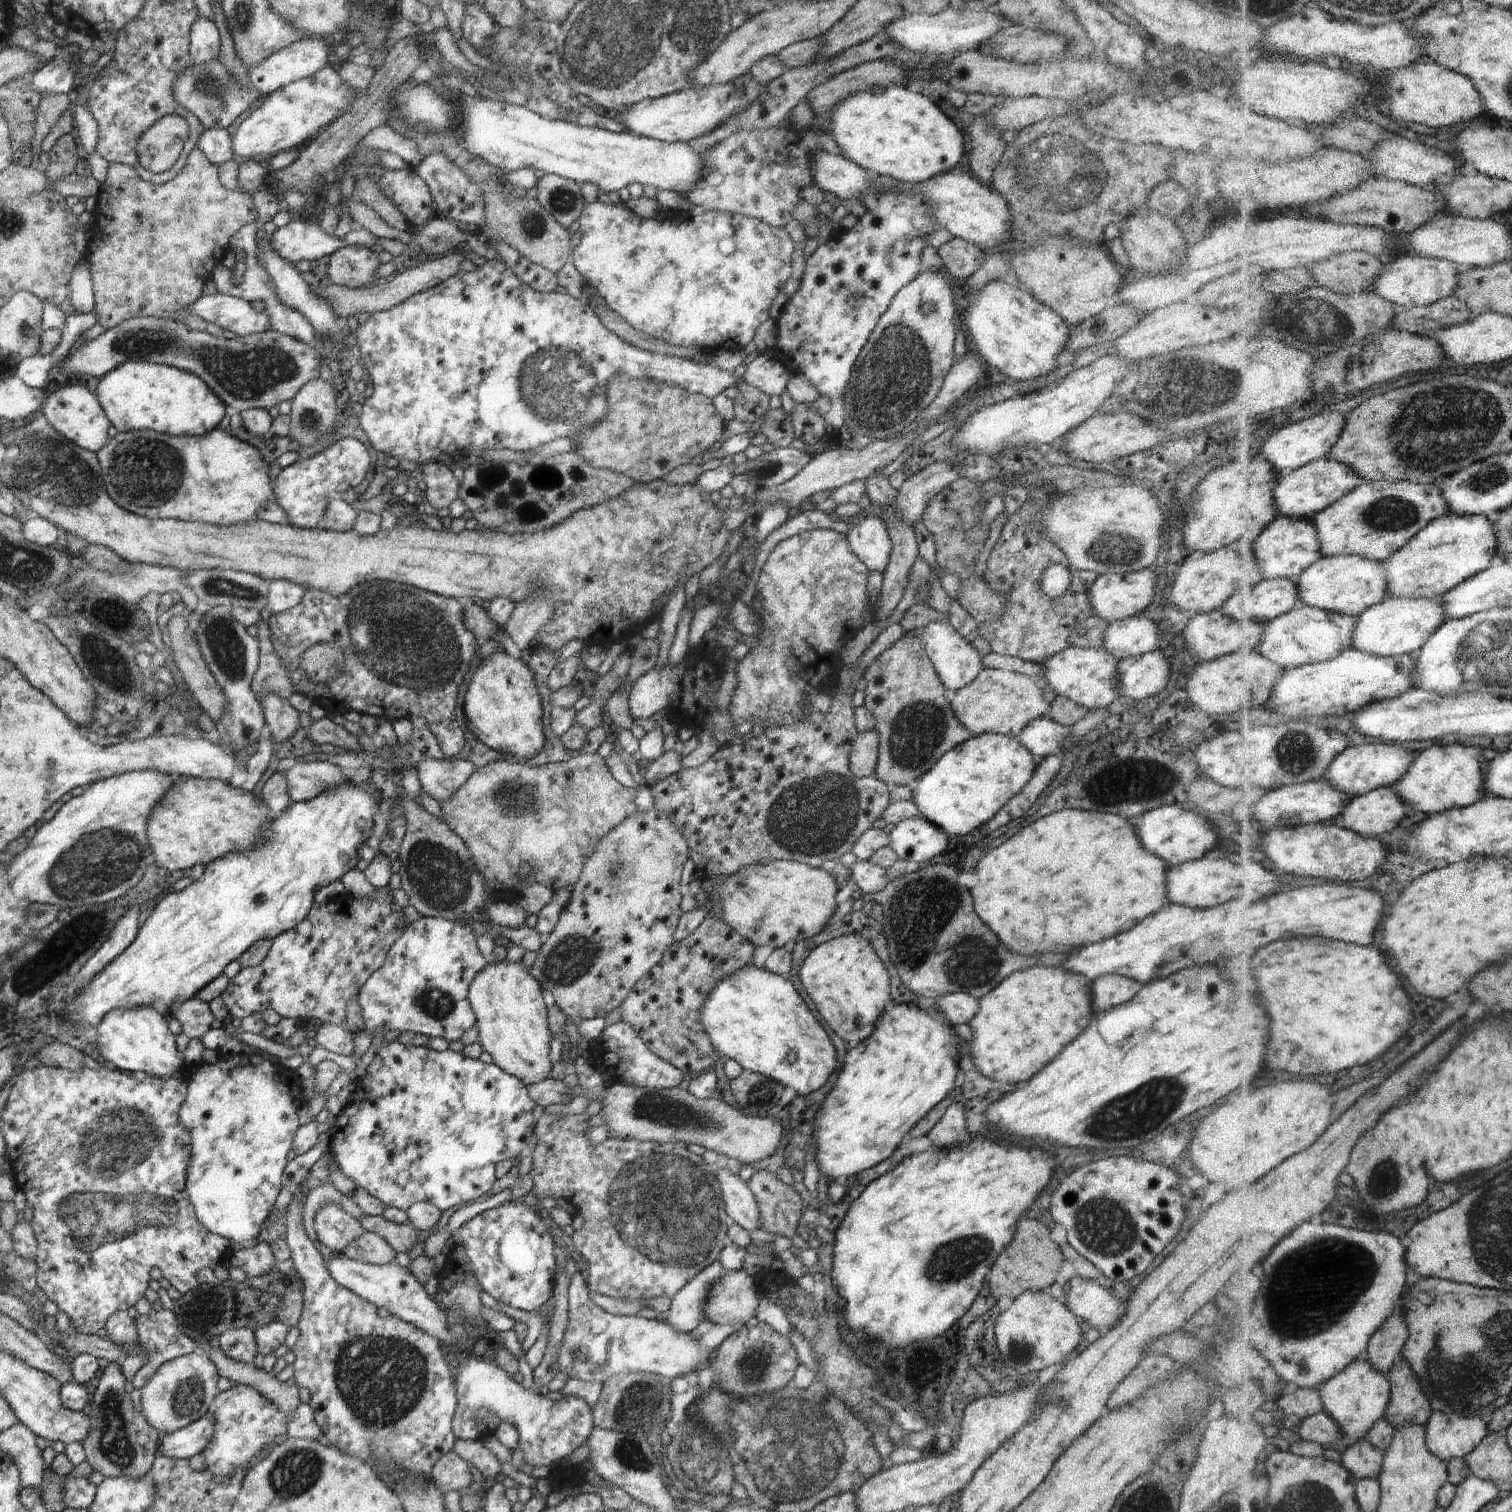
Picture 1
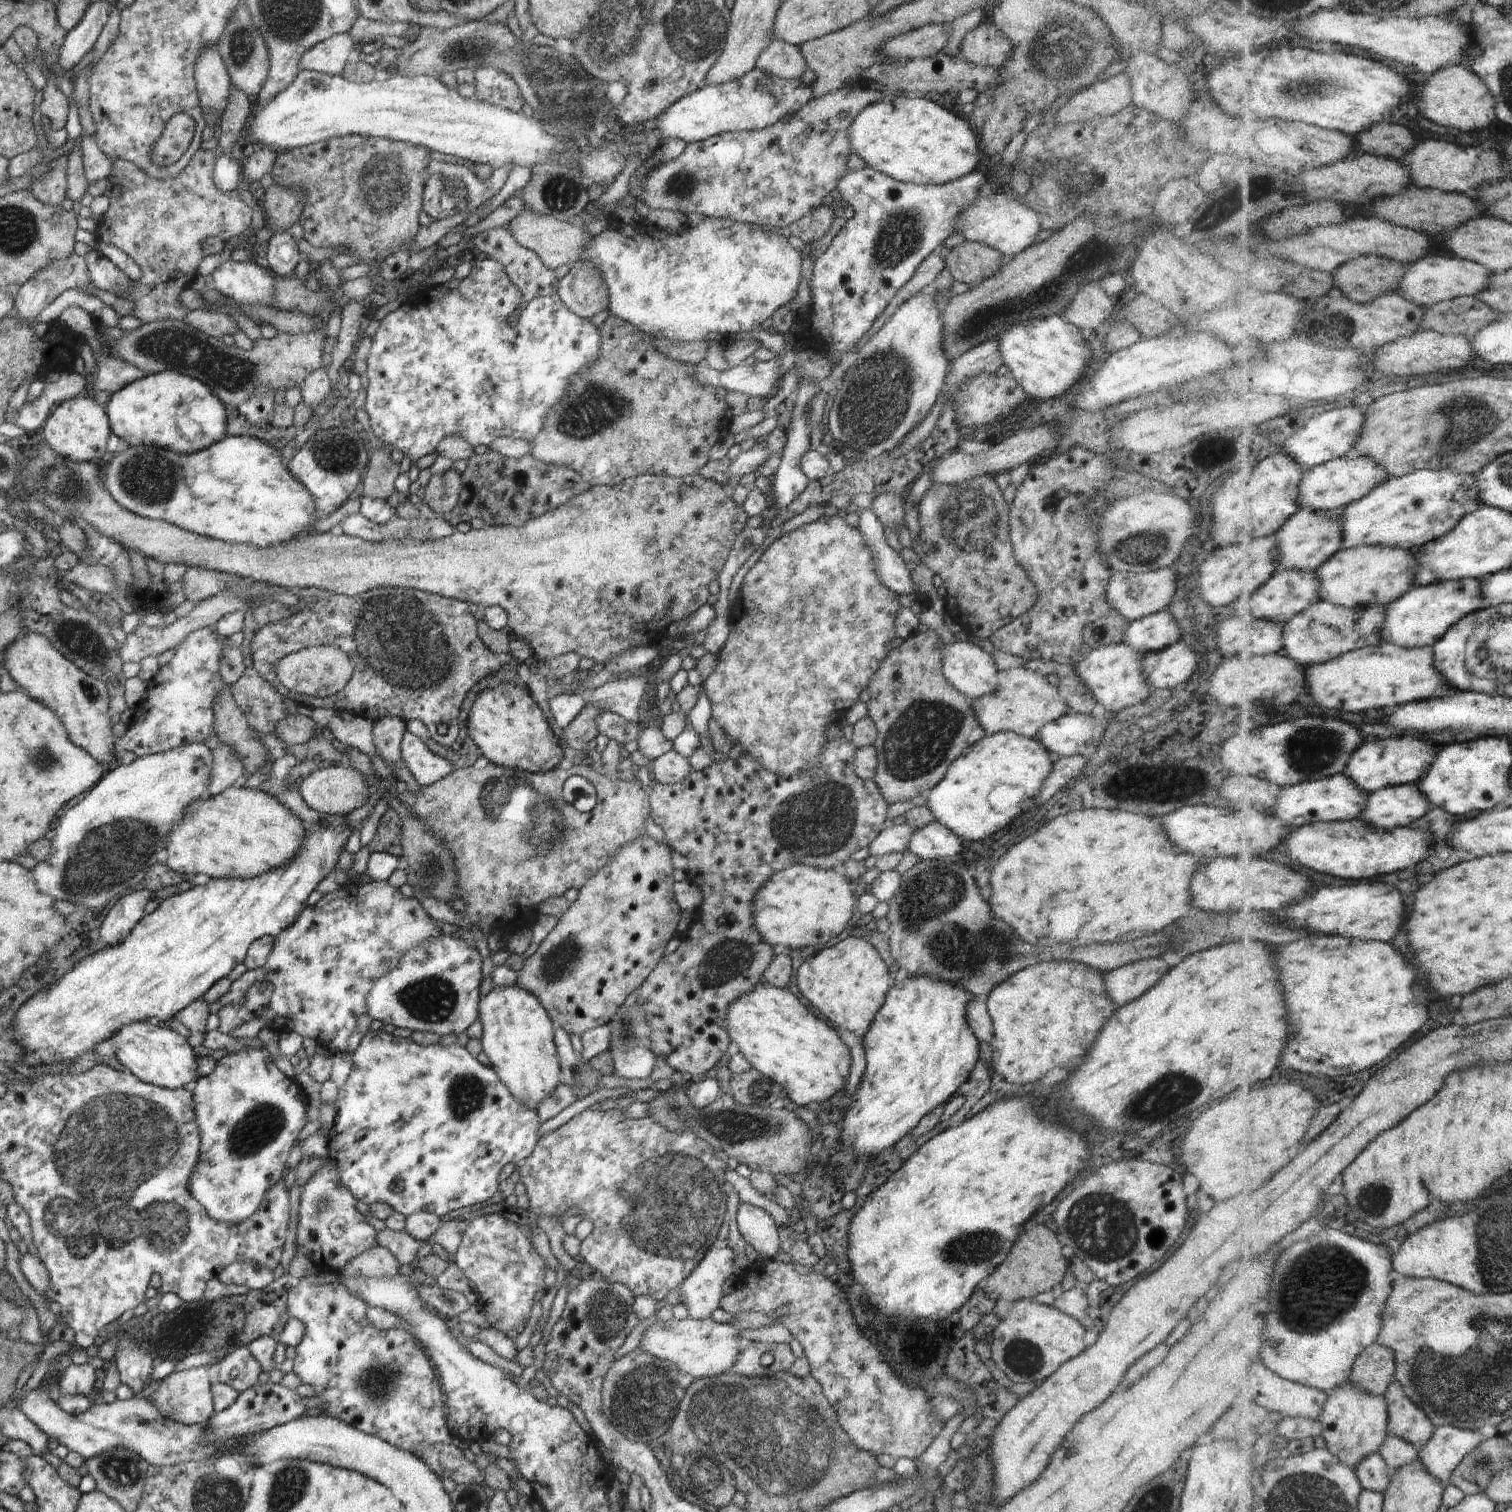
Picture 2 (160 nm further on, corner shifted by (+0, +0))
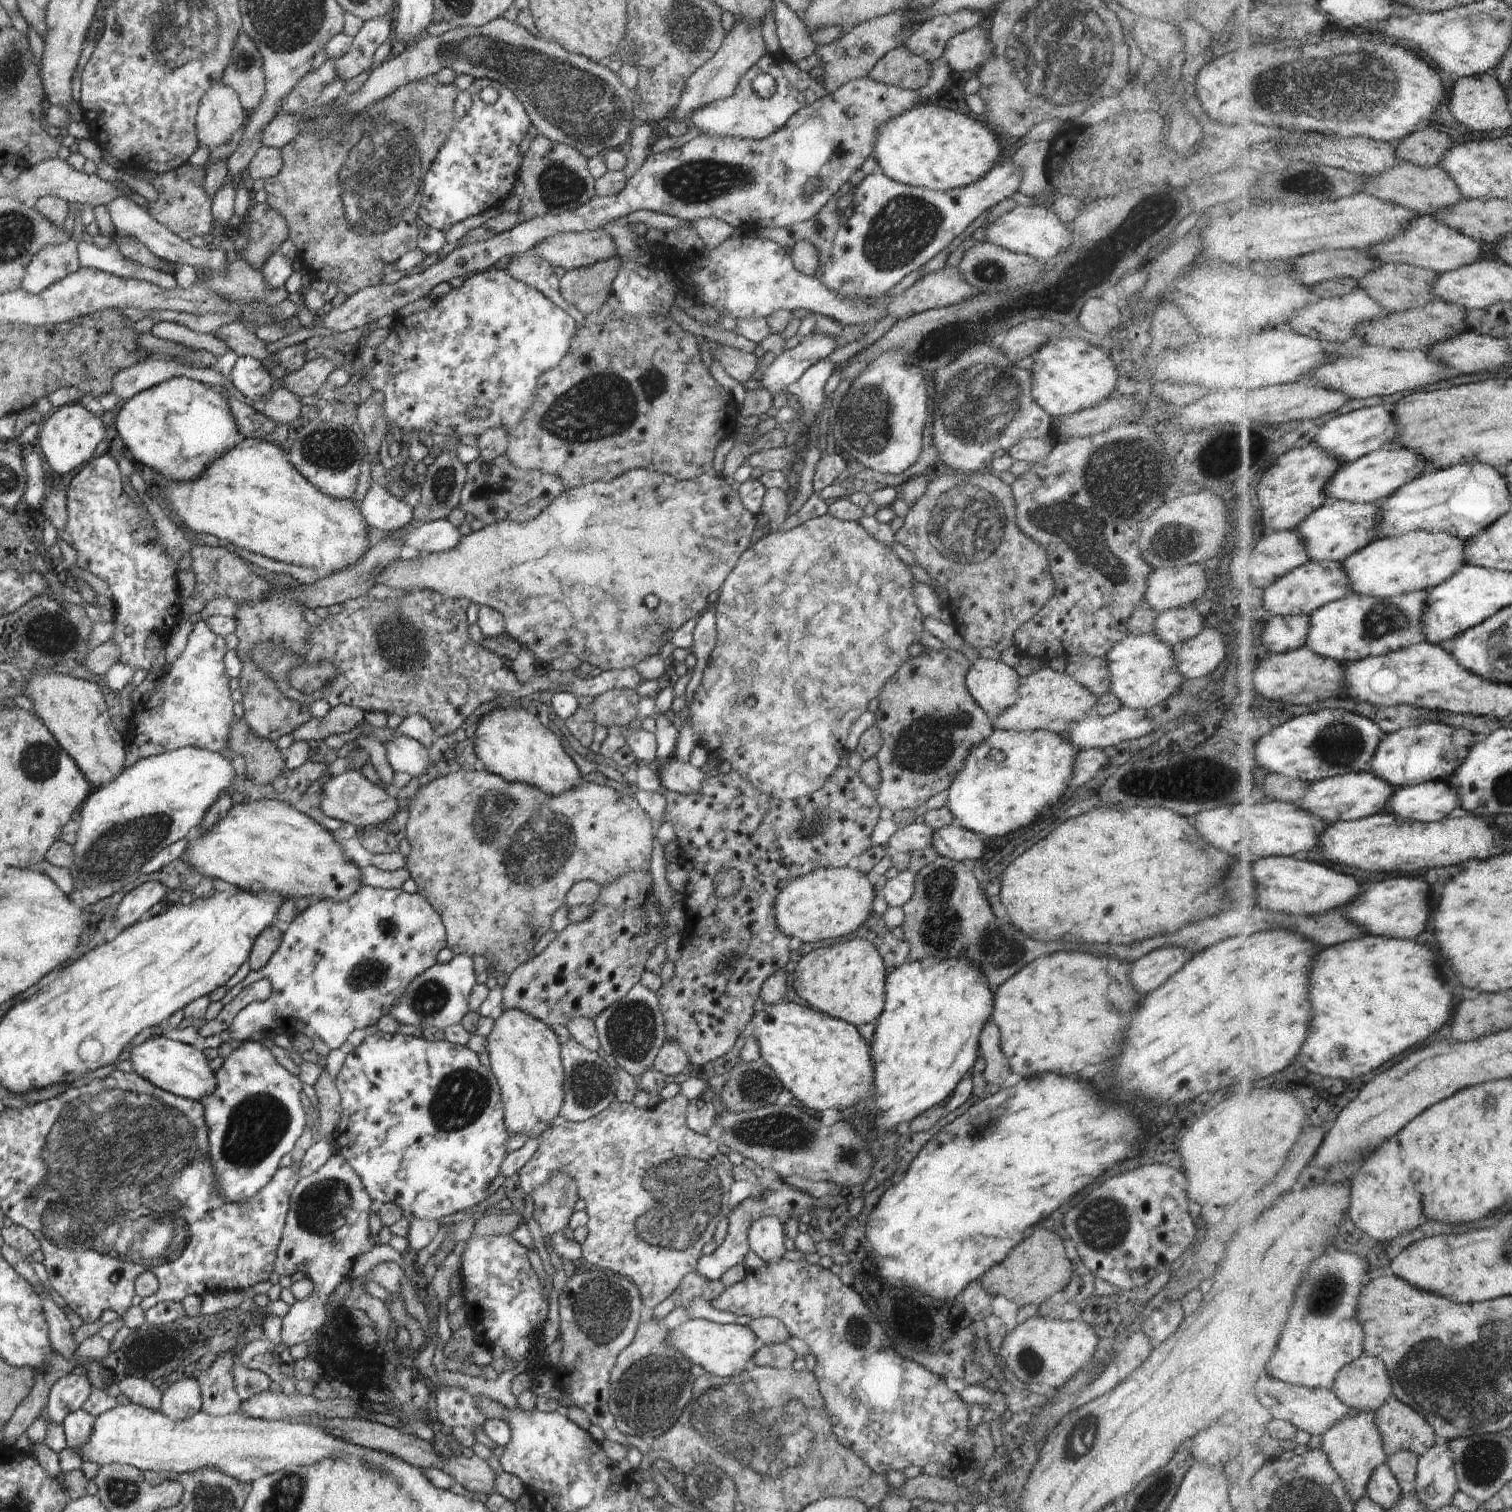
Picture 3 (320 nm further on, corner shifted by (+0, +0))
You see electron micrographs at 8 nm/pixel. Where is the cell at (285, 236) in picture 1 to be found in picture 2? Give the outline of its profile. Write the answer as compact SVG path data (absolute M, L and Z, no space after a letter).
M274 233L267 242L266 262L268 269L278 277L294 275L294 268L302 260L298 251L298 241L288 233Z

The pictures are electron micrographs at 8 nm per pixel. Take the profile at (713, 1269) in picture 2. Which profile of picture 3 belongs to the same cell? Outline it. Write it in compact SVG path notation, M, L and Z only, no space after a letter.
M783 1182L784 1184L779 1188L766 1189L763 1193L756 1198L747 1197L742 1202L738 1203L727 1214L729 1222L727 1228L727 1235L724 1242L717 1246L716 1250L710 1255L702 1255L697 1262L696 1270L702 1276L706 1276L707 1280L720 1280L721 1276L732 1266L744 1263L744 1256L746 1256L749 1247L748 1231L751 1224L762 1217L778 1217L780 1220L786 1219L786 1216L800 1218L804 1214L814 1211L817 1206L817 1199L810 1194L806 1194L799 1190L790 1183Z

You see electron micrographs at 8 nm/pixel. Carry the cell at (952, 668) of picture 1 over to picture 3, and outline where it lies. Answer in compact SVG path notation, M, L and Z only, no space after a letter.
M980 657L965 676L970 696L982 707L994 724L997 718L1015 702L1019 691L1019 675L1002 660Z

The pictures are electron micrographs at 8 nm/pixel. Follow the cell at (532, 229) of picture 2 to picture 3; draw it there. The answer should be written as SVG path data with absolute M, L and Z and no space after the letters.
M604 227L552 235L537 244L534 252L553 267L563 266L567 271L588 268L618 255L612 236Z

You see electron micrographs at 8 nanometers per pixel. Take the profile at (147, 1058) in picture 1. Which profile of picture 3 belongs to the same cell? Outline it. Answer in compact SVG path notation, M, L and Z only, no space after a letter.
M163 1036L152 1038L152 1040L149 1038L139 1046L133 1047L126 1057L132 1061L135 1072L143 1079L185 1099L200 1102L213 1093L217 1085L215 1071L208 1065L209 1061L202 1051L180 1041Z

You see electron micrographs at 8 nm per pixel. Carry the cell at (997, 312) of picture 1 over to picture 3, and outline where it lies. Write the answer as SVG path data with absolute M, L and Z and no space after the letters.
M1055 337L1036 352L1036 363L1029 371L1033 376L1032 396L1054 420L1095 407L1118 384L1118 372L1110 357L1098 347L1077 337Z

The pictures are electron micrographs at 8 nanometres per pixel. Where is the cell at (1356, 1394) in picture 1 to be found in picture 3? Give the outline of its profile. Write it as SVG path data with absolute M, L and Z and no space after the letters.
M1376 1411L1358 1412L1354 1416L1345 1418L1339 1425L1335 1425L1323 1436L1322 1449L1343 1476L1356 1504L1368 1495L1370 1479L1378 1467L1385 1465L1390 1457L1385 1438L1377 1423Z

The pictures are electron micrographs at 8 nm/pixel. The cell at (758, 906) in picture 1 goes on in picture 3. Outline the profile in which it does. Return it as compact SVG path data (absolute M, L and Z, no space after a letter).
M853 865L817 868L794 879L779 893L775 902L775 919L785 935L799 938L802 943L840 938L856 932L868 920L876 896L869 874Z

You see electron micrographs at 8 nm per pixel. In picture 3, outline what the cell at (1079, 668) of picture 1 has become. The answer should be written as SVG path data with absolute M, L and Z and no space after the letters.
M1154 633L1126 635L1104 658L1109 668L1110 693L1114 694L1124 707L1148 711L1168 696L1176 694L1178 687L1184 682L1183 674L1179 674L1176 669L1173 648L1164 644Z

